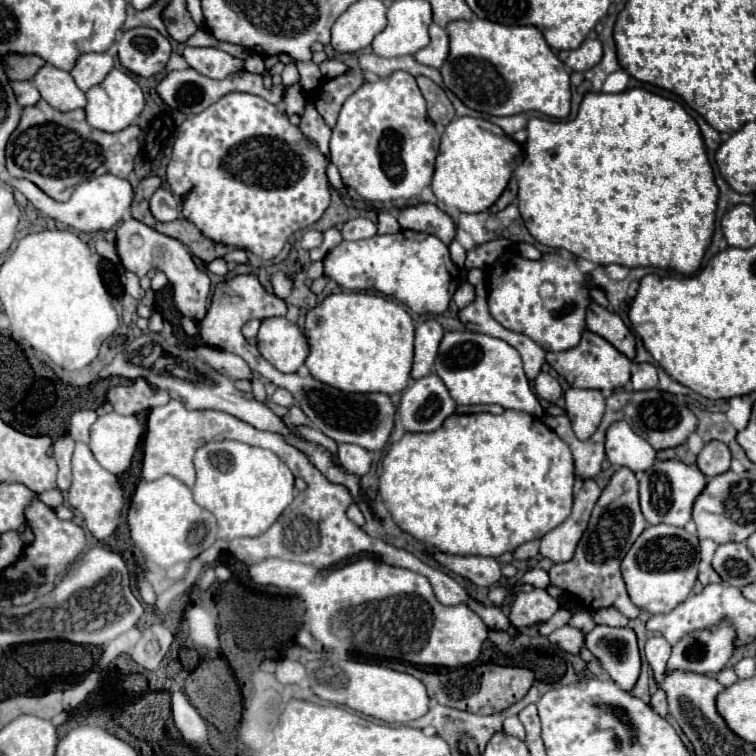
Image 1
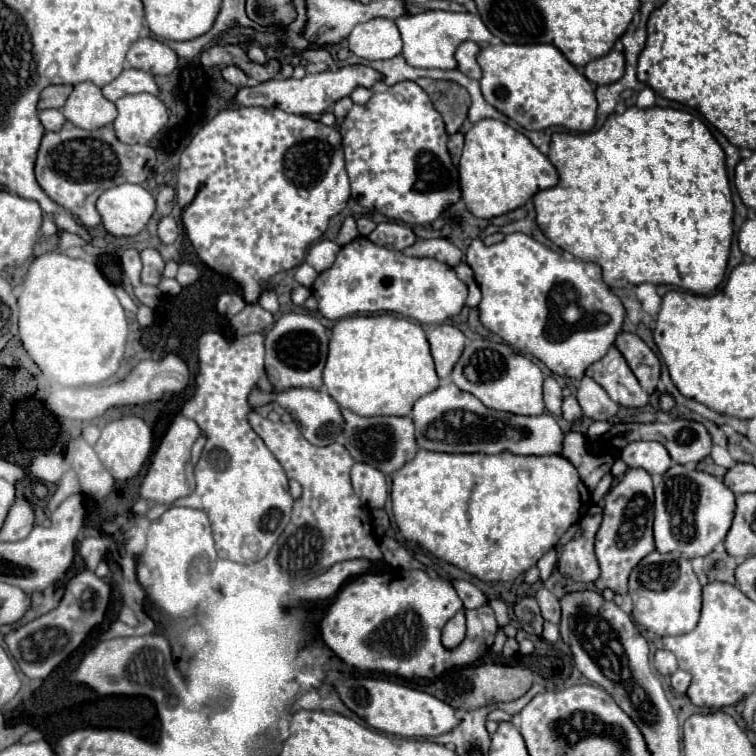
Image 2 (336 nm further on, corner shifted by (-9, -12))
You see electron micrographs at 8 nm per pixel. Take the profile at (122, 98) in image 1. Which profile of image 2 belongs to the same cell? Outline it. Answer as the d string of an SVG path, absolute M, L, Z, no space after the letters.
M151 94L123 96L115 104L119 116L113 122L113 126L115 126L115 134L125 144L153 140L169 120L165 104Z

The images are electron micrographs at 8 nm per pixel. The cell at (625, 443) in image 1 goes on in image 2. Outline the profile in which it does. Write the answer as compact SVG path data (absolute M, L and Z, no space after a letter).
M631 442L623 448L621 460L629 468L643 468L649 474L663 474L673 464L667 448L659 442Z

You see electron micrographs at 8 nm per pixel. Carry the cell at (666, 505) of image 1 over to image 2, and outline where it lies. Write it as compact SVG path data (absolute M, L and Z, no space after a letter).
M671 466L655 486L655 546L657 552L679 552L687 558L707 556L725 540L735 516L735 494L723 480L689 470L687 466Z

